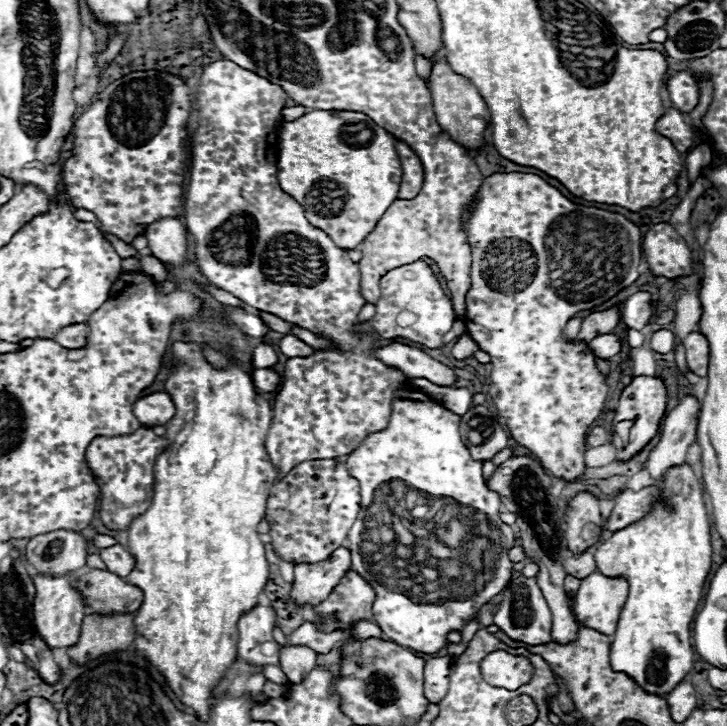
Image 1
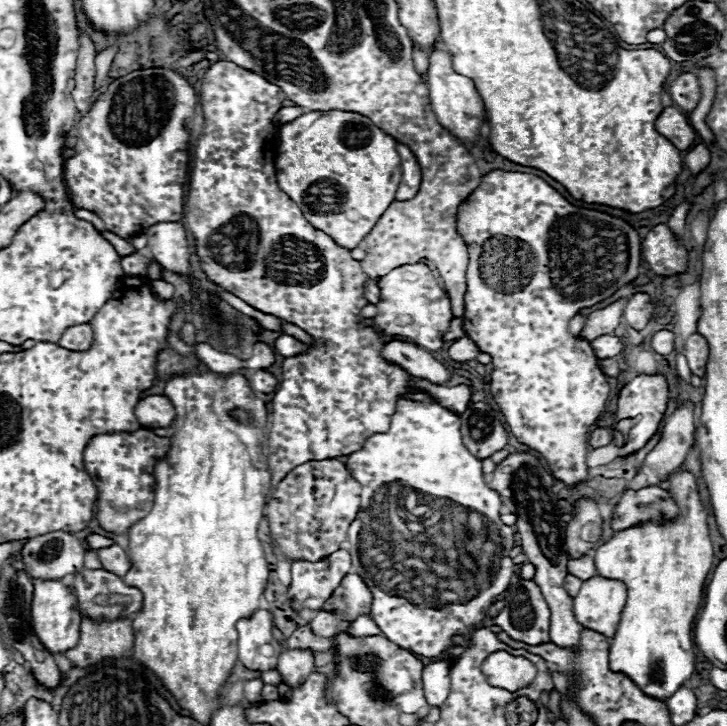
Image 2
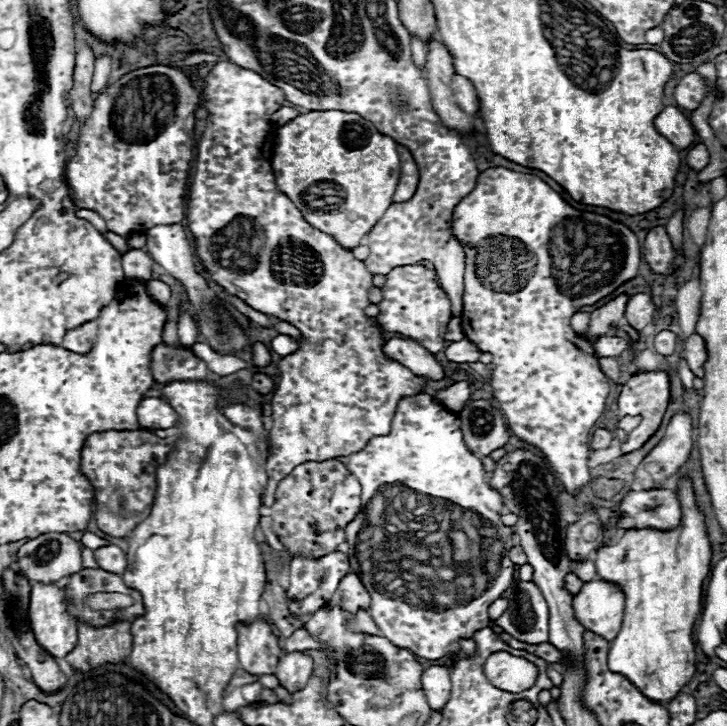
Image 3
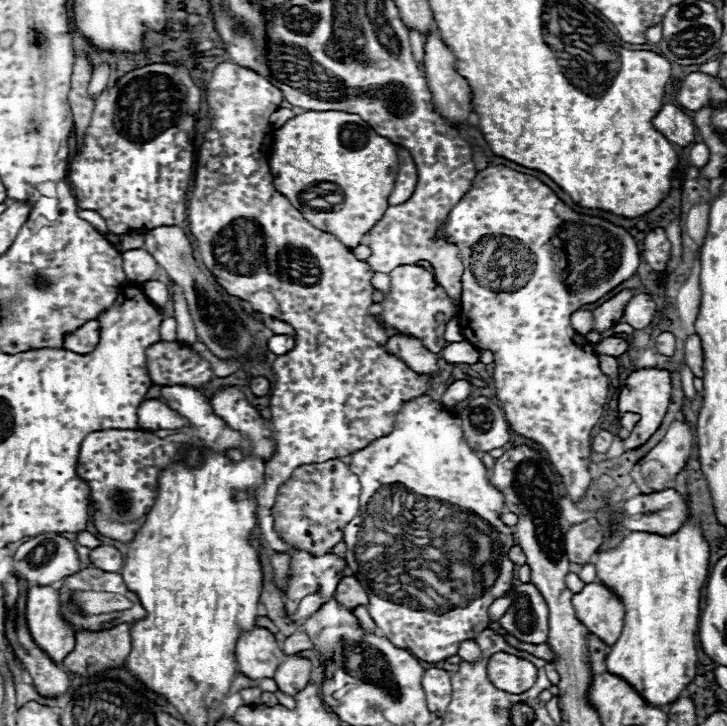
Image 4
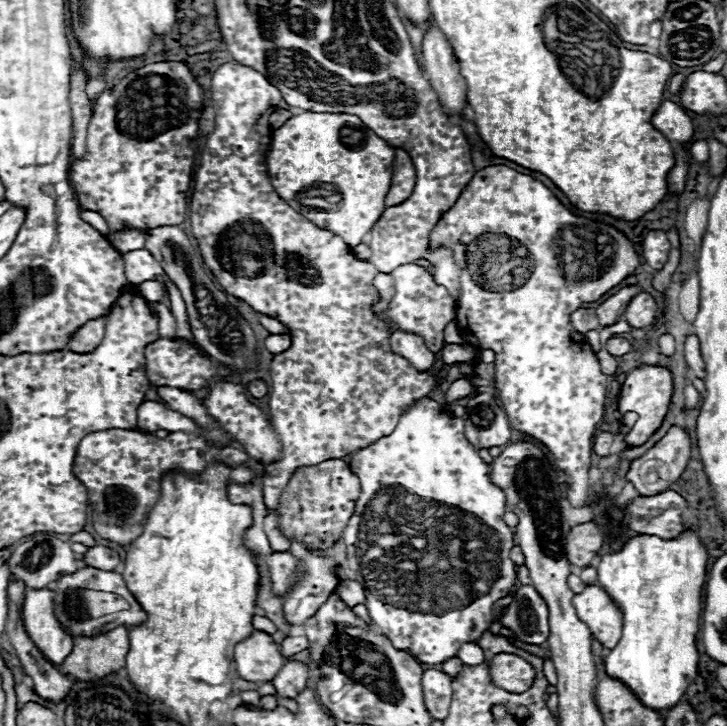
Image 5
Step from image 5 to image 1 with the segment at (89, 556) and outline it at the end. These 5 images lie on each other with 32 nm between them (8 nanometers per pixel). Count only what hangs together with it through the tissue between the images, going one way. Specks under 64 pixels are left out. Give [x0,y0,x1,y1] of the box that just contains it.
[100,544,134,578]

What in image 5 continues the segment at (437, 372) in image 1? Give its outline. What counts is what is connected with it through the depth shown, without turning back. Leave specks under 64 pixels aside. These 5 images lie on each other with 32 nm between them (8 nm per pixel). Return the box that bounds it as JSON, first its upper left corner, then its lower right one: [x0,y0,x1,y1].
[390,328,436,370]

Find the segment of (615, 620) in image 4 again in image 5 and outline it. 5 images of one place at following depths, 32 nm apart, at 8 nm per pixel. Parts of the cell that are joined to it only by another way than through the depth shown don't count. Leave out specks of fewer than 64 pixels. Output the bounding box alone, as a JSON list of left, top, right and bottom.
[572,584,622,650]

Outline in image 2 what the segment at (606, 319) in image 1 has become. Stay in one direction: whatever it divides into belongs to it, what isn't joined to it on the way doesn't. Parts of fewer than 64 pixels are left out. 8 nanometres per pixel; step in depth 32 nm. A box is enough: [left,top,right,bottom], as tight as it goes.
[580,298,626,340]

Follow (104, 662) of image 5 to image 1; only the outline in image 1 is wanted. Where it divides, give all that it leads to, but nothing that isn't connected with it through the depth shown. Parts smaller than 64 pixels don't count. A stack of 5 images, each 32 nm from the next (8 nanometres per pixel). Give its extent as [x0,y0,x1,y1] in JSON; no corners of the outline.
[68,614,134,666]

